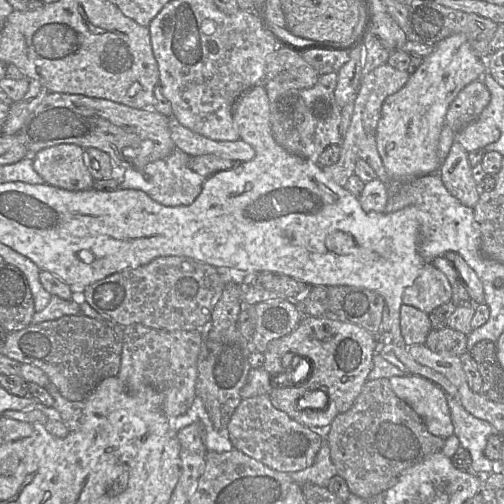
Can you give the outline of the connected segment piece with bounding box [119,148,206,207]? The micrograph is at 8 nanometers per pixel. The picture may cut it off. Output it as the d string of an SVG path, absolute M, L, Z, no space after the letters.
M175 148L166 158L156 160L147 164L142 170L135 168L125 169L123 181L119 189L141 190L152 200L164 206L187 206L192 204L200 192L206 180L202 176L188 167L190 156L182 150Z

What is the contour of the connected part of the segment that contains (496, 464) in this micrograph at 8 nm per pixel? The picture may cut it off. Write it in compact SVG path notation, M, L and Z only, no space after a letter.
M446 393L445 396L454 427L454 435L459 439L460 447L467 449L470 453L470 471L481 478L493 472L500 472L500 460L489 460L484 454L489 436L495 433L492 425L466 411L459 402L459 397L452 397Z

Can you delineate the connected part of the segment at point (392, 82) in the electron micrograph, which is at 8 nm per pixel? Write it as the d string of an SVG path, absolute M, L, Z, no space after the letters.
M385 63L376 67L360 80L351 123L346 135L340 143L340 158L335 164L322 167L323 172L339 186L344 187L349 177L354 174L355 164L358 159L367 162L375 171L378 179L385 183L389 182L387 171L377 149L376 129L381 116L384 100L388 96L398 92L407 83L409 78L410 73L407 70L401 71Z

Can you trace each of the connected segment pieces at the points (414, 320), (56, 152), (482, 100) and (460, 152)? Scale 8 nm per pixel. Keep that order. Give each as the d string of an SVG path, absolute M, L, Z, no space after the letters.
M409 305L400 307L400 329L406 345L425 344L431 330L428 314Z
M59 144L44 148L36 154L29 156L33 159L34 170L44 179L46 184L69 191L82 191L93 188L93 182L95 180L84 163L83 153L84 149L77 144Z
M482 80L472 81L457 94L450 104L445 124L455 132L459 131L480 117L490 99L491 94Z
M456 140L440 166L439 175L446 189L463 205L470 208L476 205L480 188L473 179L468 152Z

